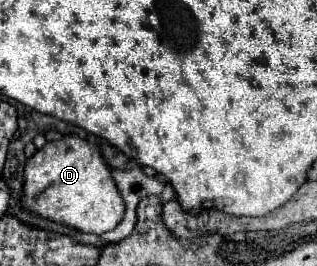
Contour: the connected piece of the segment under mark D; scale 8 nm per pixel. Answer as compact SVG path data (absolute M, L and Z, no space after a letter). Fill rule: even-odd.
M77 136L47 142L25 162L23 174L25 184L19 200L31 214L89 234L109 232L123 218L123 198L111 180L111 170L105 164L97 144Z

